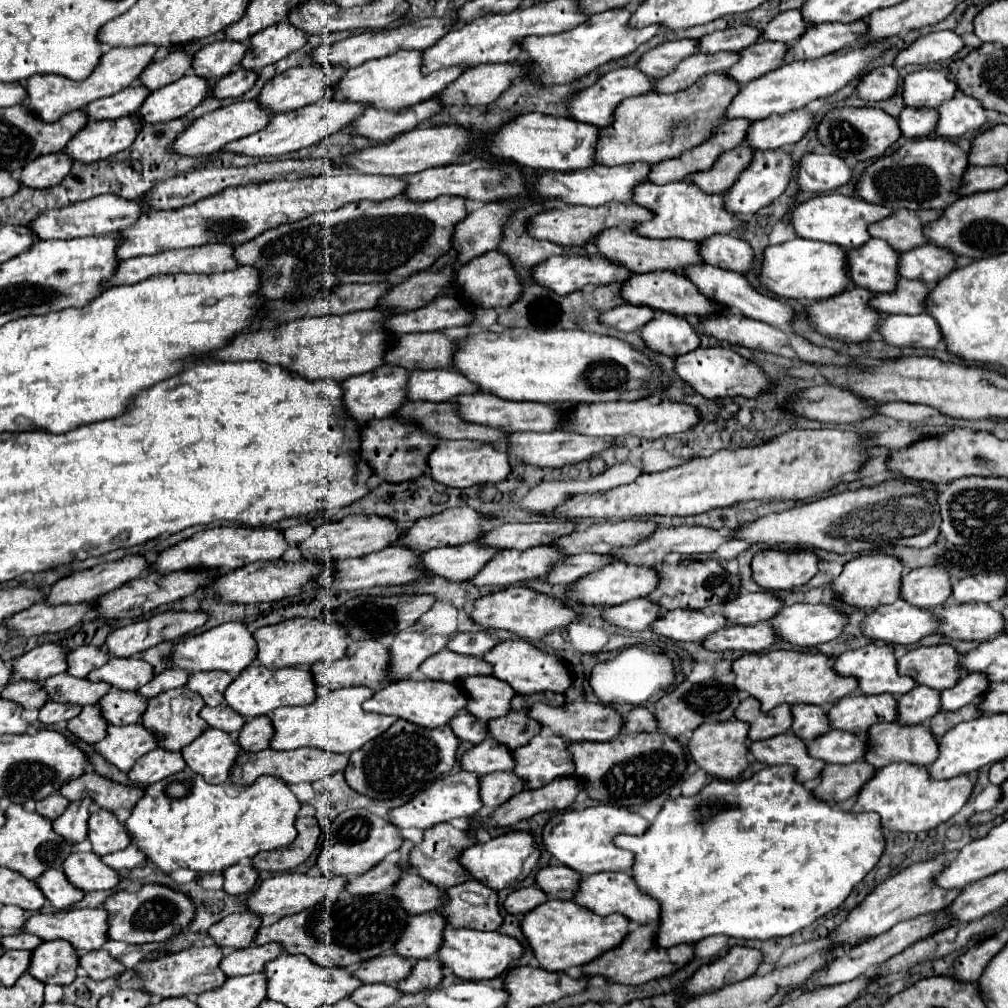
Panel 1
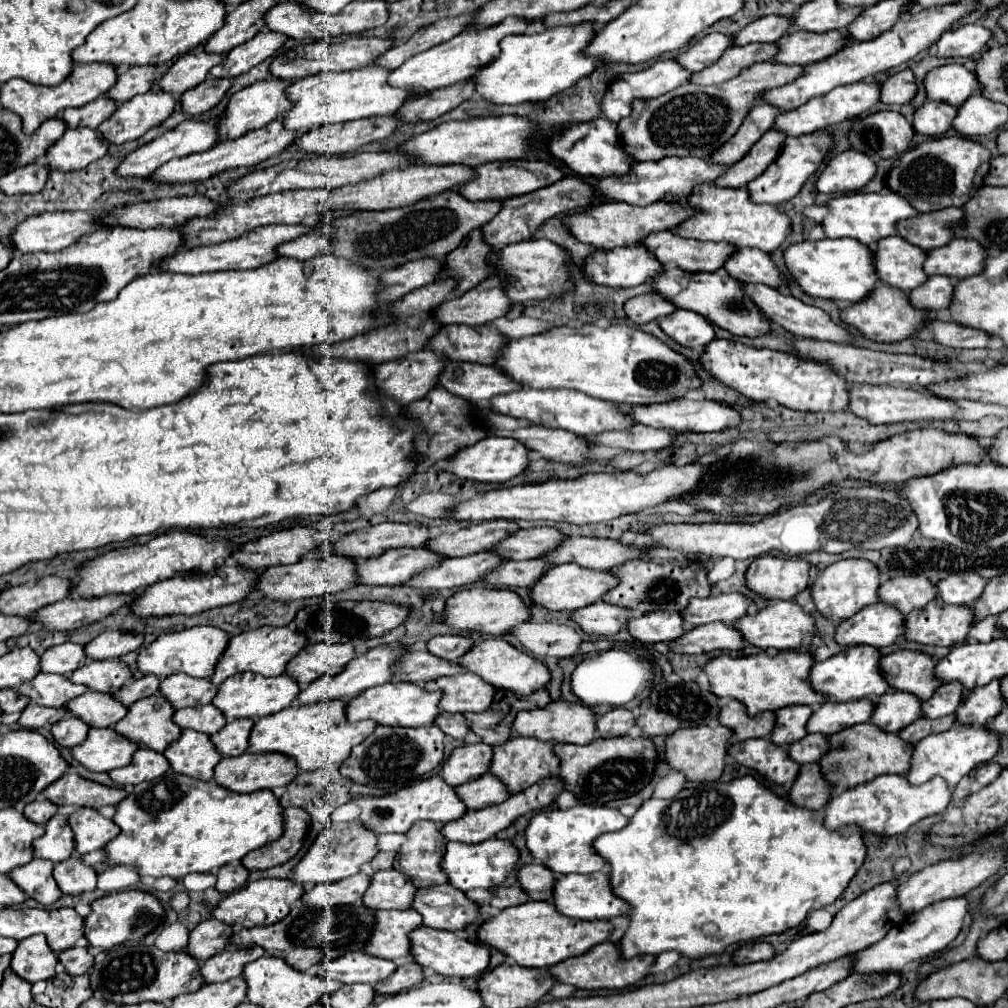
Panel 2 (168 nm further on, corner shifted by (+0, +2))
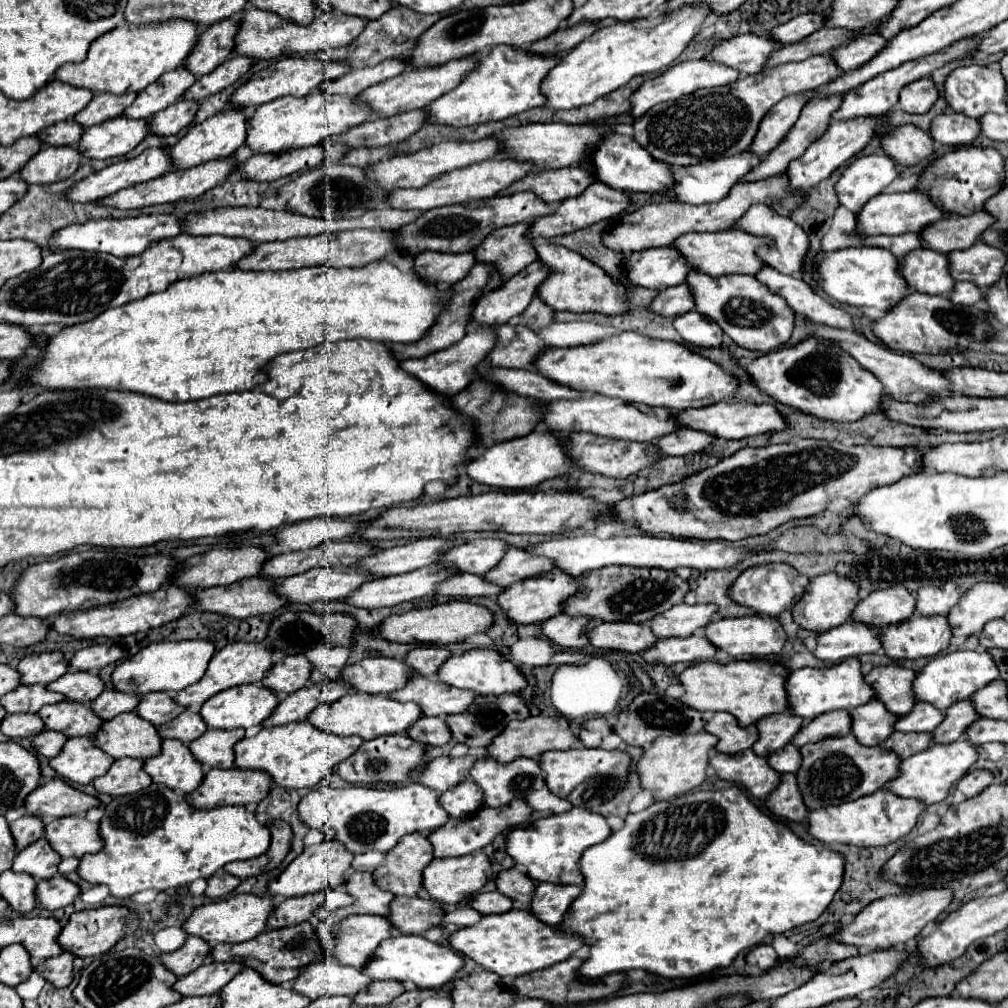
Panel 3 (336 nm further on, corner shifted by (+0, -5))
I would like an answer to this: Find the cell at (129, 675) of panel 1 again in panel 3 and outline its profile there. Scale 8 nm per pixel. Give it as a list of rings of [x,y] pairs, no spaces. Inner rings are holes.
[[[68,671],[58,681],[52,681],[46,687],[50,691],[58,691],[66,695],[66,699],[70,701],[90,705],[106,689],[106,683],[96,673],[90,671]]]

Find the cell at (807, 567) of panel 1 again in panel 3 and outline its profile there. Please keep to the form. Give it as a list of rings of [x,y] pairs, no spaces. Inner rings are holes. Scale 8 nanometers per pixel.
[[[786,563],[750,567],[730,587],[730,599],[738,601],[740,605],[752,607],[760,615],[772,615],[772,617],[776,617],[782,611],[796,605],[802,599],[802,595],[804,595],[804,587],[798,583],[798,571]]]

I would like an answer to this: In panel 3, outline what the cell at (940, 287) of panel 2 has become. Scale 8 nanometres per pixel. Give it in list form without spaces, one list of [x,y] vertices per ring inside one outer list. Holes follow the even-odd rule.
[[[956,283],[950,293],[950,301],[954,305],[974,305],[982,299],[984,299],[984,291],[974,283]]]

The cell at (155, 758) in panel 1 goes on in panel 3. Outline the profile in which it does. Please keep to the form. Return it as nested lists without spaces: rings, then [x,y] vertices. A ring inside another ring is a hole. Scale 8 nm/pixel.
[[[118,759],[110,767],[110,771],[98,779],[94,779],[94,787],[100,793],[120,797],[126,793],[136,793],[152,785],[150,775],[144,771],[142,759]]]

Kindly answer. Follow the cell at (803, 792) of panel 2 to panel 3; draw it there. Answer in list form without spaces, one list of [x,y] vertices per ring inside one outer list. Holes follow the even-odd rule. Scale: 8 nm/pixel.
[[[794,773],[782,775],[782,781],[774,793],[766,799],[766,807],[780,817],[786,817],[796,823],[804,823],[808,817],[808,809],[804,807],[802,793],[798,789],[798,781]]]

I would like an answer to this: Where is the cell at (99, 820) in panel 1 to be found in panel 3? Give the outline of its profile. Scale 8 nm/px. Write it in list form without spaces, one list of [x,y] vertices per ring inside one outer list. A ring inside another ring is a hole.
[[[62,817],[46,825],[46,839],[60,857],[84,857],[102,849],[102,835],[98,823],[90,823],[84,817]]]

